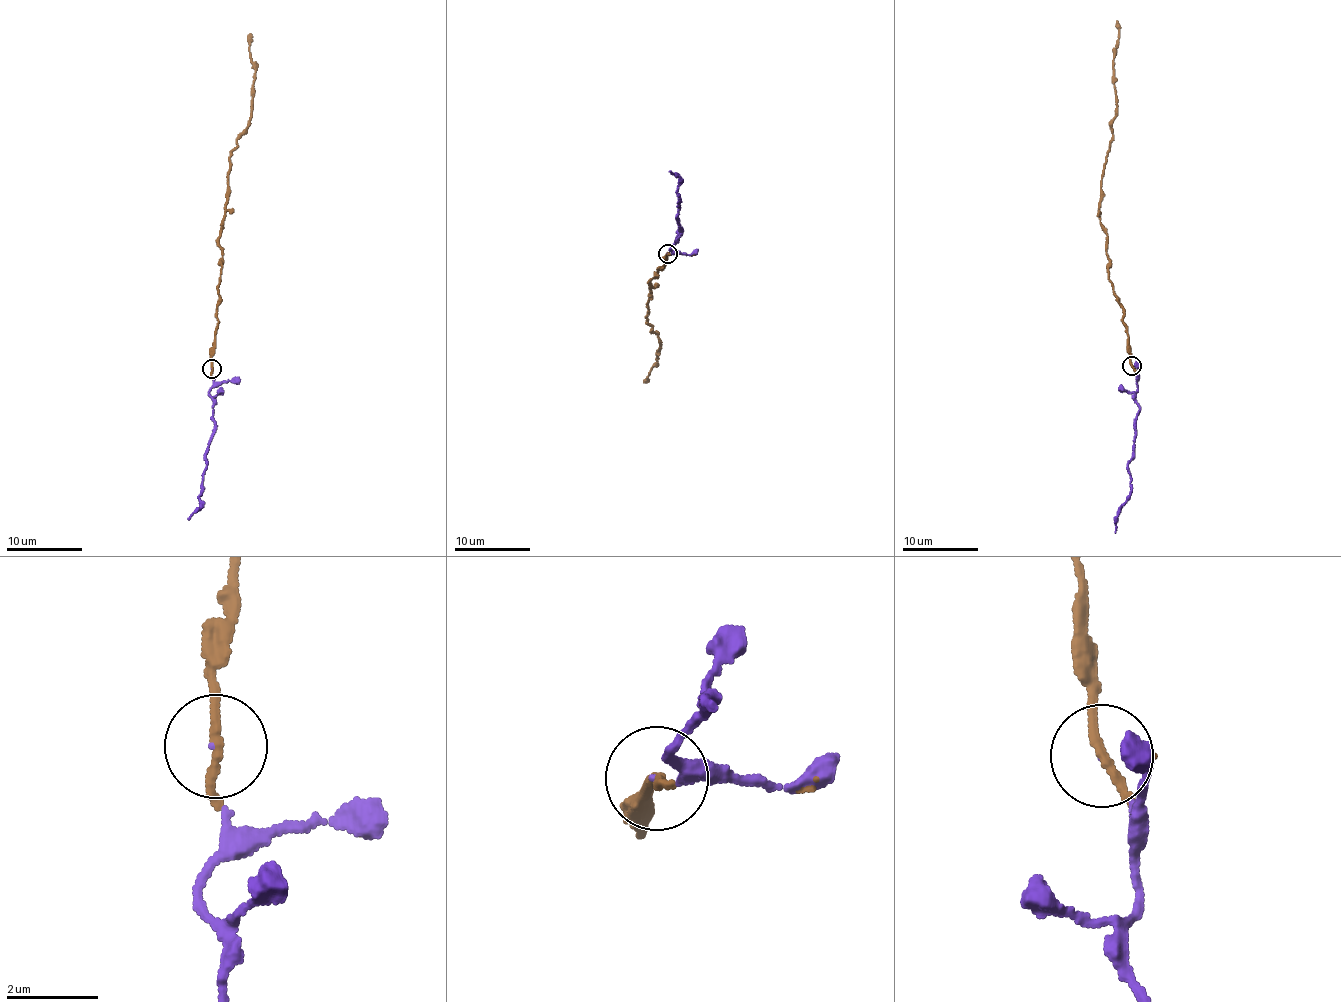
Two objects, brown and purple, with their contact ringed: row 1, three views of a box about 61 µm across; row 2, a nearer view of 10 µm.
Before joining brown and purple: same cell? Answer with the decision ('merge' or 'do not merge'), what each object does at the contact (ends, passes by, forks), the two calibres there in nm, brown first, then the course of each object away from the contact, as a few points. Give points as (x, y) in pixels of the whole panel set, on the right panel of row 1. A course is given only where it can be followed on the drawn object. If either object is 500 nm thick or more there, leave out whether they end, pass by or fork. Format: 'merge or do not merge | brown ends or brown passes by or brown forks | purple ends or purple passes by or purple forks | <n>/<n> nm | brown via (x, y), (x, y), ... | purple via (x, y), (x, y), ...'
merge | brown passes by | purple ends | 180/30 nm | brown via (1131, 365), (1124, 308), (1109, 278), (1106, 230), (1099, 214), (1105, 157), (1115, 118), (1116, 22) | purple via (1131, 365), (1137, 373), (1138, 389), (1135, 394), (1139, 415), (1128, 464), (1131, 495), (1117, 514), (1116, 533)

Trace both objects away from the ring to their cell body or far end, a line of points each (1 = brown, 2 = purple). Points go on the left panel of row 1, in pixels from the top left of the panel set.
1: (211, 368), (218, 323), (221, 226), (229, 157), (250, 118), (254, 63), (250, 61), (248, 34)
2: (211, 368), (208, 393), (213, 399), (214, 433), (207, 448), (200, 507), (189, 520)

